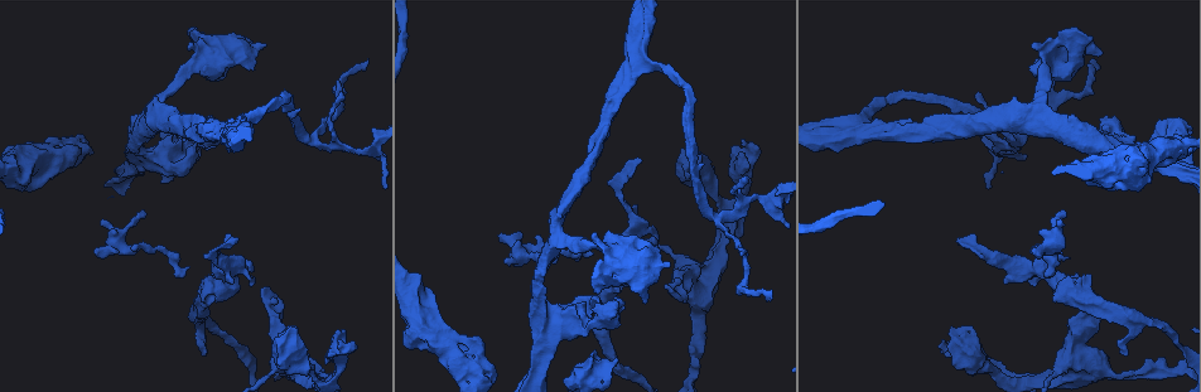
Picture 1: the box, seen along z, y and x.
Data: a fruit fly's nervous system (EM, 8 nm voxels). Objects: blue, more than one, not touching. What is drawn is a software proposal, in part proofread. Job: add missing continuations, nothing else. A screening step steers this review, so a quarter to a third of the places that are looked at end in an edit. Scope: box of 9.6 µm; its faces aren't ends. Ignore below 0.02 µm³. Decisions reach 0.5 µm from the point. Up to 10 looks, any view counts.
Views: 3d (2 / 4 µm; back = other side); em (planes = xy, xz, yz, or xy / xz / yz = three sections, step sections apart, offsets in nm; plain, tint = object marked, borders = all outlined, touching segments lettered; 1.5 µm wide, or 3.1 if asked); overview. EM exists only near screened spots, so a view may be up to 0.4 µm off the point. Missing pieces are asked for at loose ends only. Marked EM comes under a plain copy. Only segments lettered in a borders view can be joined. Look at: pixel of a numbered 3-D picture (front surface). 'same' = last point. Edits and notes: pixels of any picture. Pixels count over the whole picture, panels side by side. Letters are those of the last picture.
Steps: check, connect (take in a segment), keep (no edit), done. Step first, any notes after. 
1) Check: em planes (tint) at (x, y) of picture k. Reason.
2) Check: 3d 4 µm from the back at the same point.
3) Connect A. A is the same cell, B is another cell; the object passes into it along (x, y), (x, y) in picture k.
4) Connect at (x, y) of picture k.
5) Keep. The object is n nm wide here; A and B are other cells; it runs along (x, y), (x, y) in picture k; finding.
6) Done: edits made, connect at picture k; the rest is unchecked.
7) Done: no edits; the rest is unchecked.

Check: 3d 4 µm at (1159, 137) of picture 1. Thick end.

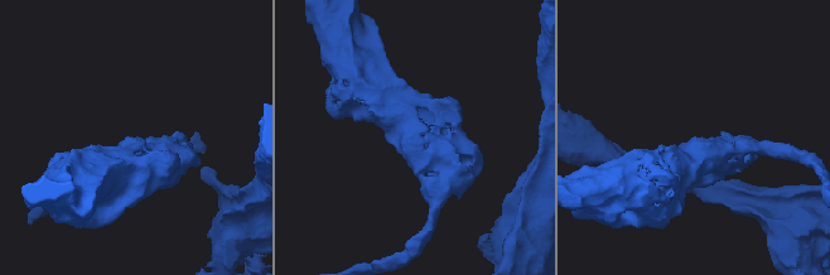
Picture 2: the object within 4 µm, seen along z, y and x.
Check: em planes (borders) at (701, 138) of picture 2. Need the tissue.

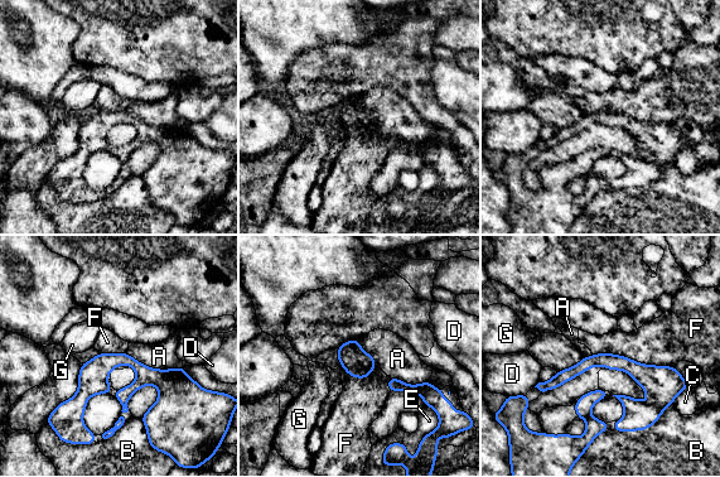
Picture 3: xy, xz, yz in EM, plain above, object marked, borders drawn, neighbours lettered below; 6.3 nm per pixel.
Keep. A, B, C, D, E, F and G are other cells; it runs along (679, 382), (589, 361), (541, 386) in picture 3; none of them fits.

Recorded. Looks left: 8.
Check: em planes (borders) at (96, 249) of picture 1. Branch stops here.

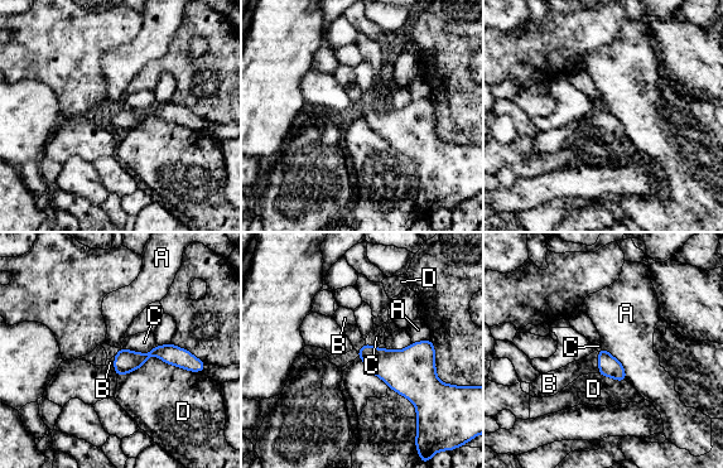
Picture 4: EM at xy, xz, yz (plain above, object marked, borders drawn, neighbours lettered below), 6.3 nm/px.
Connect at (563, 376) of picture 4. The object is 130 nm wide here; B is the same cell, A, C and D are other cells; the object passes into it along (608, 366), (598, 362), (563, 376) in picture 4; the cell continues.

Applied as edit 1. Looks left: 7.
Check: 3d 2 µm at (282, 331) of picture 1.

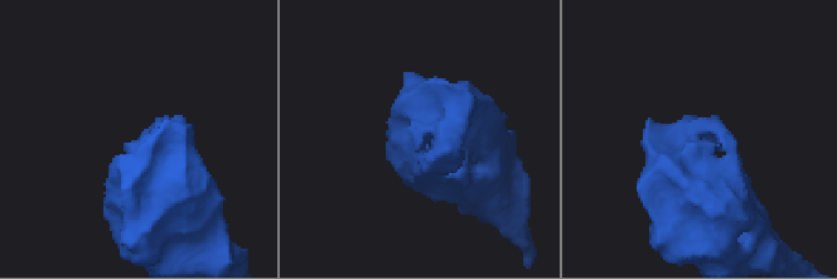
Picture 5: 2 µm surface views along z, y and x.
Check: em planes (borders) at (728, 129) of picture 5. The arms are 280, 380 nm wide.

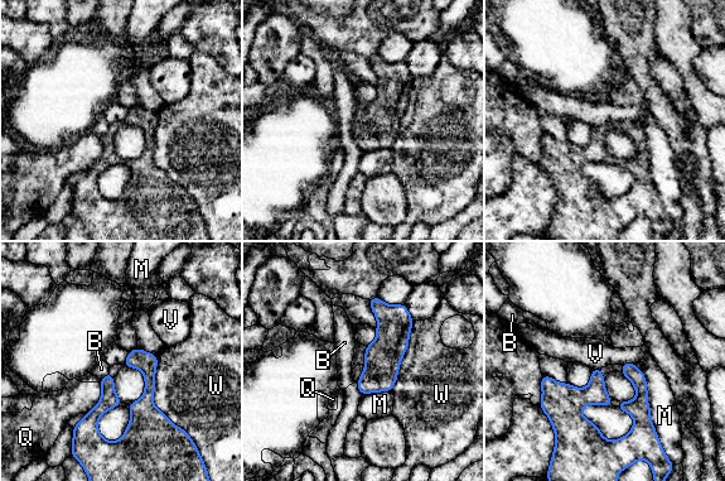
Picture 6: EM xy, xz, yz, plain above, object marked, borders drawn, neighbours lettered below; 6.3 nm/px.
Keep. B, M, Q, V and W are other cells; it runs along (564, 386), (629, 407), (641, 438) in picture 6; no lettered segment goes on from it.

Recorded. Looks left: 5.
Check: 3d 2 µm from the back at (218, 143) of picture 1. Branch stops here.

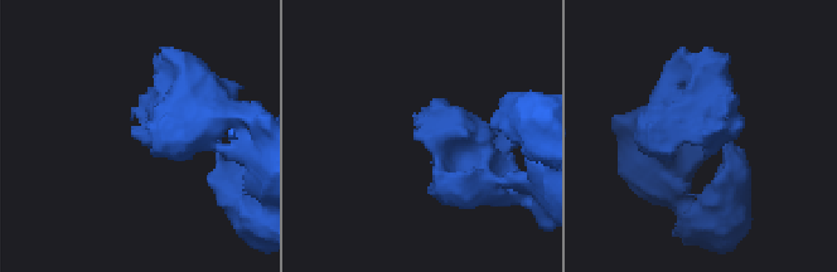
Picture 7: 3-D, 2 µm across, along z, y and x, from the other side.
Check: em planes (borders) at (417, 128) of picture 7.

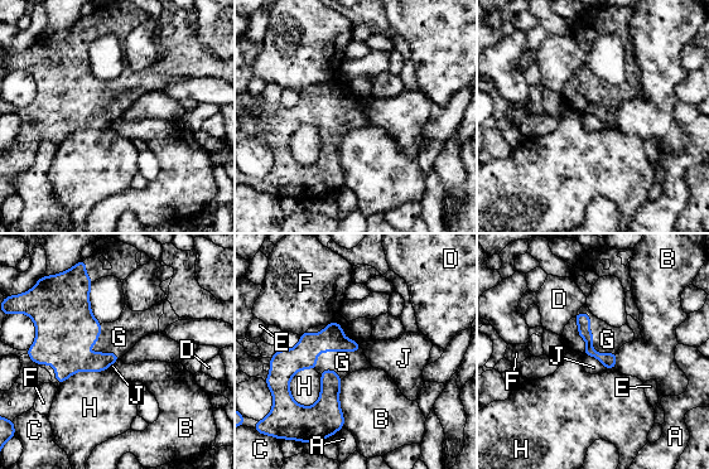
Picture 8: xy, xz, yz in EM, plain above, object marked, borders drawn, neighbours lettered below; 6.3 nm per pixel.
Connect at (119, 337) of picture 8. G is the same cell, A, B, C, D, E, F, H and J are other cells; the object passes into it along (71, 324), (97, 353), (119, 337) in picture 8; the cell continues.

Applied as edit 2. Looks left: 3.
Done: edits made, connect at picture 4, connect at picture 8; the rest is unchecked.

